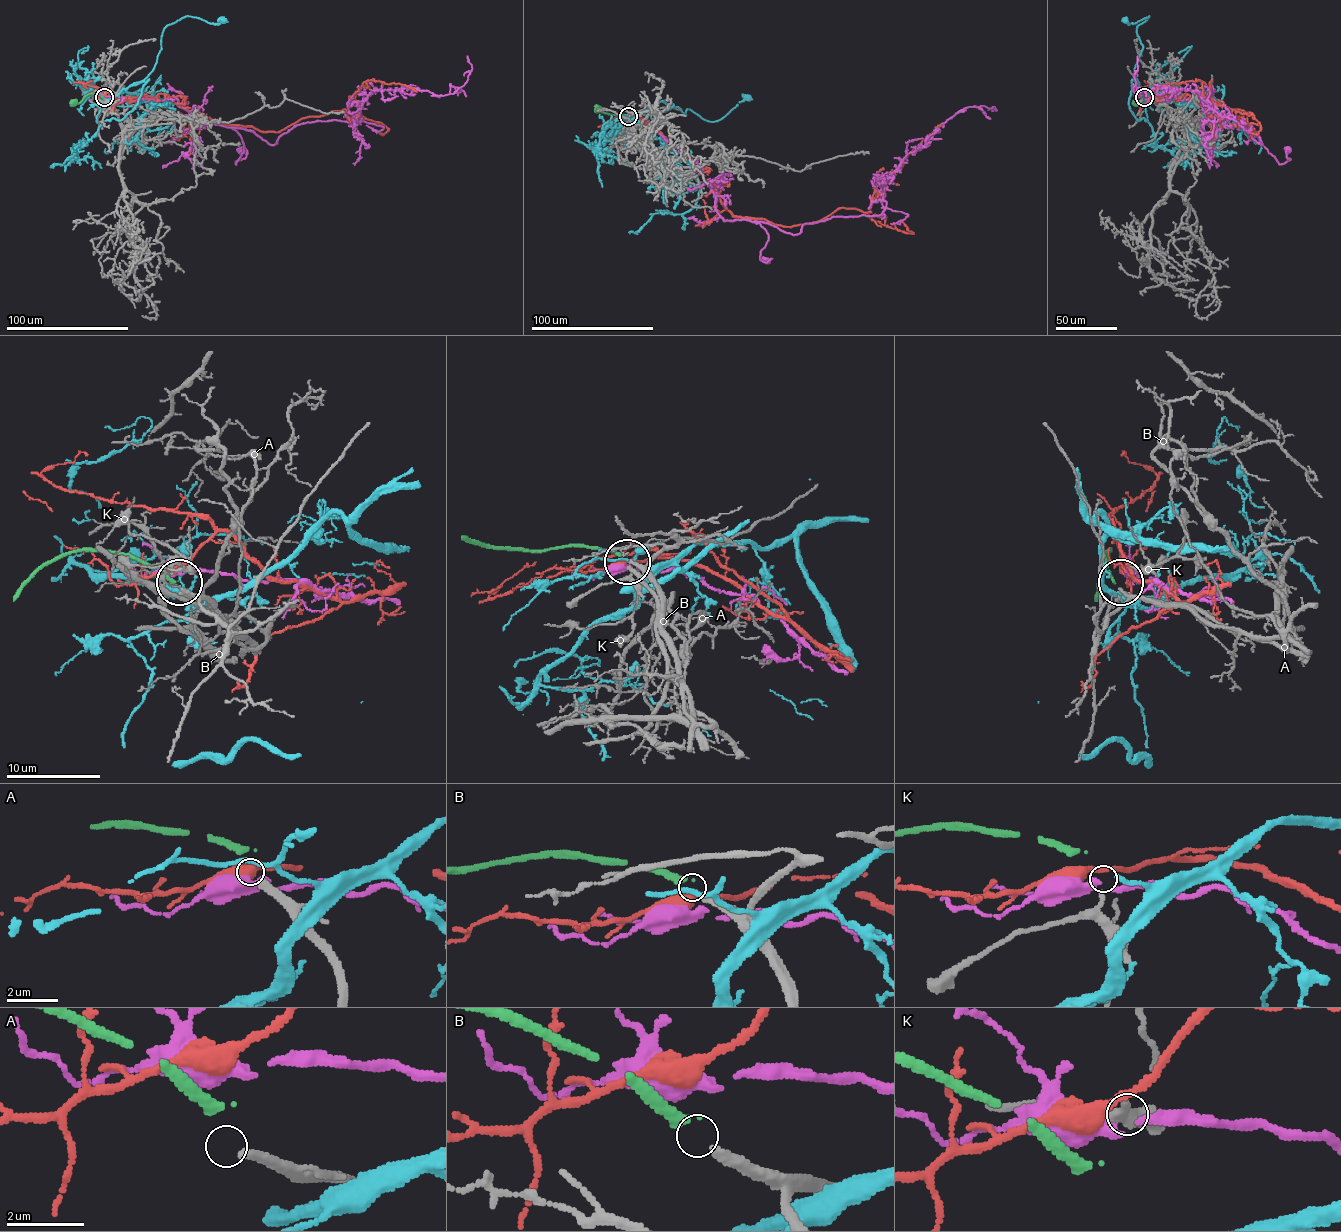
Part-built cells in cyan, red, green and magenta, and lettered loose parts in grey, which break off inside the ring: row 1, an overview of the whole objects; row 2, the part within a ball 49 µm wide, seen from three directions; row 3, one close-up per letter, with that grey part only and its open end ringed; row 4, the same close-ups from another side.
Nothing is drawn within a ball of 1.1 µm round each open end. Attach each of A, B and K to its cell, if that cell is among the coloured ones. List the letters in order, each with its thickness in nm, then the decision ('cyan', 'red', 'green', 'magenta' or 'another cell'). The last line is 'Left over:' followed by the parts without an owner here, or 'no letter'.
A: 260 nm | another cell
B: 280 nm | green
K: 170 nm | another cell
Left over: A, K

